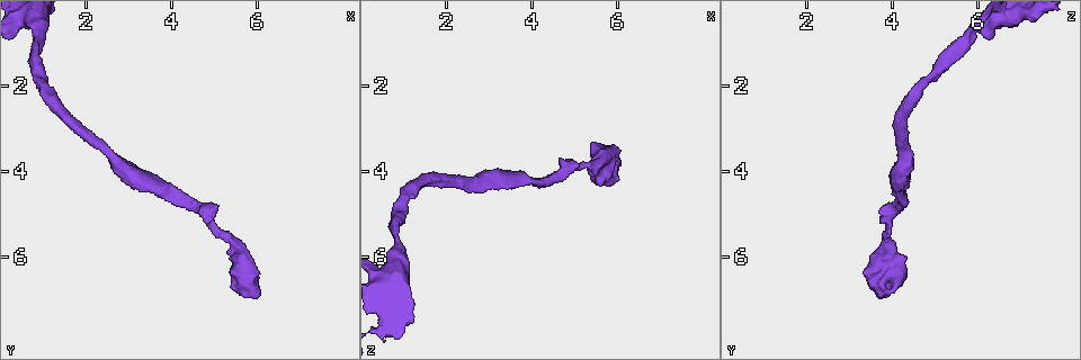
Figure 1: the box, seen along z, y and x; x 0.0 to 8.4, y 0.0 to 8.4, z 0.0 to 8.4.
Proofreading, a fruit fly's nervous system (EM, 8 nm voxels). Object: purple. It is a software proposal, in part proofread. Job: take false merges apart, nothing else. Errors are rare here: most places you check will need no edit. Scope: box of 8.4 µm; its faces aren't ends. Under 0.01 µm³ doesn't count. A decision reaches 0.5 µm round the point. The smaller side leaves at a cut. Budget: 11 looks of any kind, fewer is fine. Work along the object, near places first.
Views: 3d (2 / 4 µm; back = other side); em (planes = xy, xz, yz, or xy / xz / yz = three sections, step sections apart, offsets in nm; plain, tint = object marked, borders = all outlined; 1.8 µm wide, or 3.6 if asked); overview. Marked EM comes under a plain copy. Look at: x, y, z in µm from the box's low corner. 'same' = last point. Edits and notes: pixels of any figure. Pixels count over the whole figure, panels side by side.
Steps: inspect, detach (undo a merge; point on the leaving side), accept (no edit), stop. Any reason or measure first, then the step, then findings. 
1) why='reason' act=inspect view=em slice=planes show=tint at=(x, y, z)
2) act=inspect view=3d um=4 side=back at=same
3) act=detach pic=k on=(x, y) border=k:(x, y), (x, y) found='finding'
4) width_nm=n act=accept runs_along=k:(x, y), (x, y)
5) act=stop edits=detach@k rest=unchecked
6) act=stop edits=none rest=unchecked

why='sudden change in width' act=inspect view=em slice=xz step=16 show=tint at=(2.60, 3.65, 4.30)

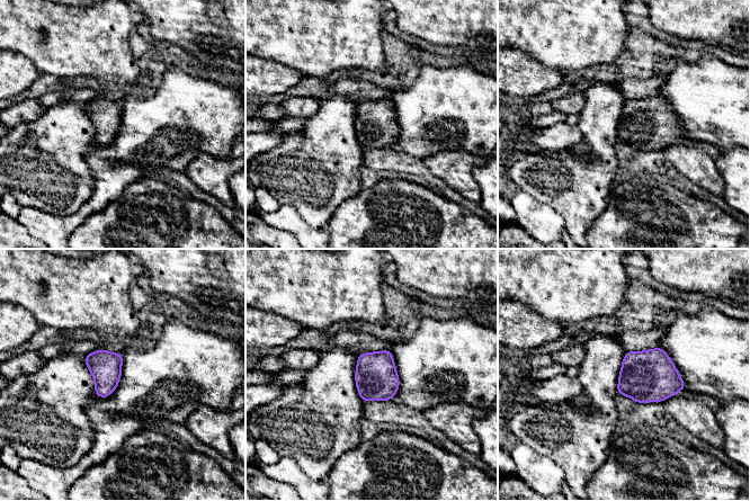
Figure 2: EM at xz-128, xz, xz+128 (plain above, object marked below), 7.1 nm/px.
why='another direction' act=inspect view=em slice=planes show=borders at=same

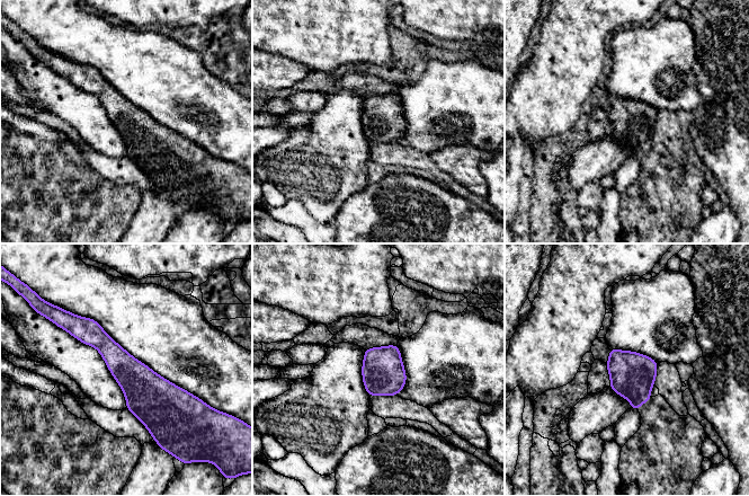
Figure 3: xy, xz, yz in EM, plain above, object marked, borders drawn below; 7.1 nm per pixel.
act=accept runs_along=3:(74, 327), (160, 401), (184, 405) found='continuous, no second neuron'

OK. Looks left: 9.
why='narrows sharply' act=inspect view=em slice=planes show=tint at=(0.90, 1.90, 4.85)

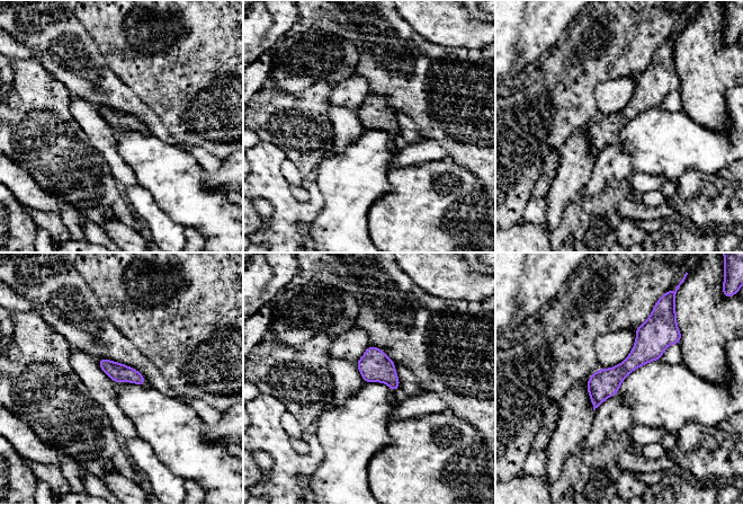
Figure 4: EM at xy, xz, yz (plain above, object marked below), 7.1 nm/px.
width_nm=140 act=accept runs_along=4:(656, 321), (651, 342), (596, 404) found='all the same neuron'

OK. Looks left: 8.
why='sudden change in width' act=inspect view=3d um=4 at=(0.85, 0.50, 6.10)

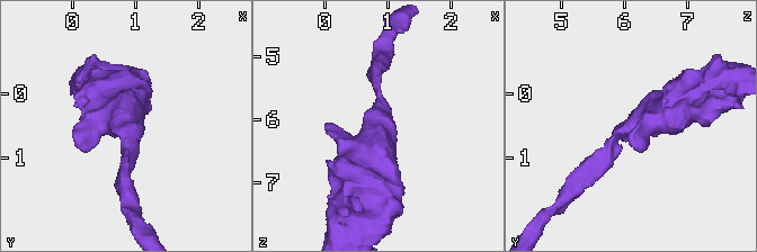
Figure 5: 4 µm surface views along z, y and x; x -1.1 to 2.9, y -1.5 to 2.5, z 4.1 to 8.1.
why='shape alone is not enough' act=inspect view=em um=3.6 slice=planes show=tint at=(0.85, 0.55, 6.05)

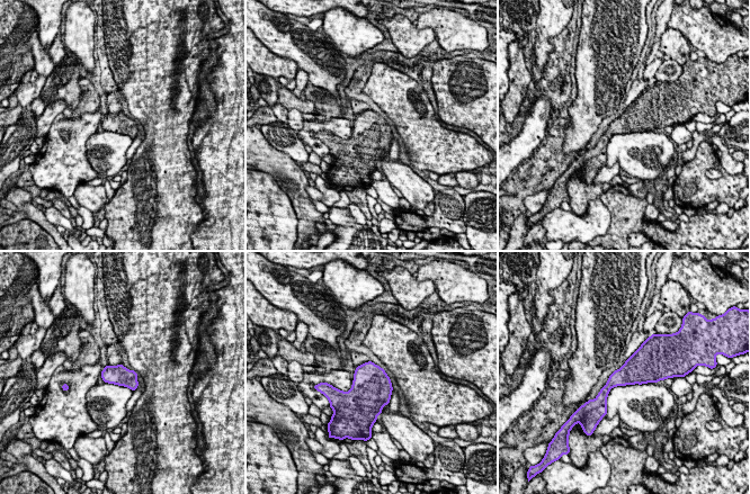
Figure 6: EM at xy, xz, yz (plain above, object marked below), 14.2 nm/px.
act=accept found='one neuron here'

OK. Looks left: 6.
why='calibre changes' act=inspect view=3d um=4 at=(5.55, 6.10, 3.80)

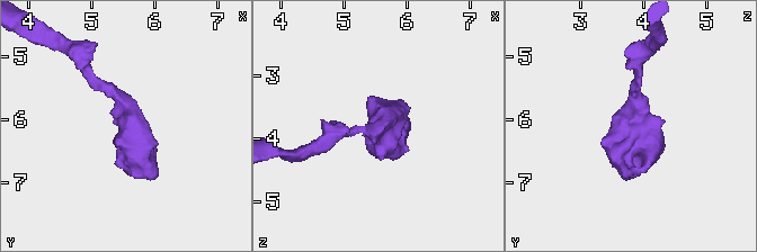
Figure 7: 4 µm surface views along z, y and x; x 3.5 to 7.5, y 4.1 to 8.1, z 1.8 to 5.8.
act=inspect view=em slice=planes show=tint at=(5.60, 6.05, 3.85)

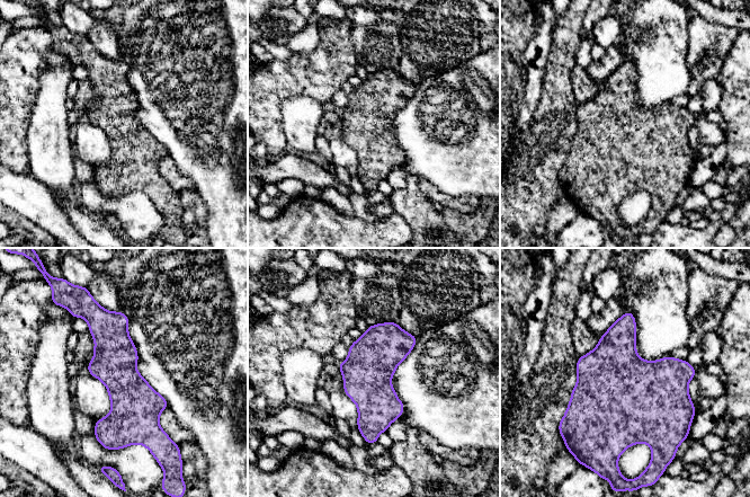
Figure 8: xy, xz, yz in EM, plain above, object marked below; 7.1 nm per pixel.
act=accept runs_along=8:(98, 311), (119, 375), (116, 442) found='all the same neuron'

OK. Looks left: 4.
act=stop edits=none rest=unchecked

